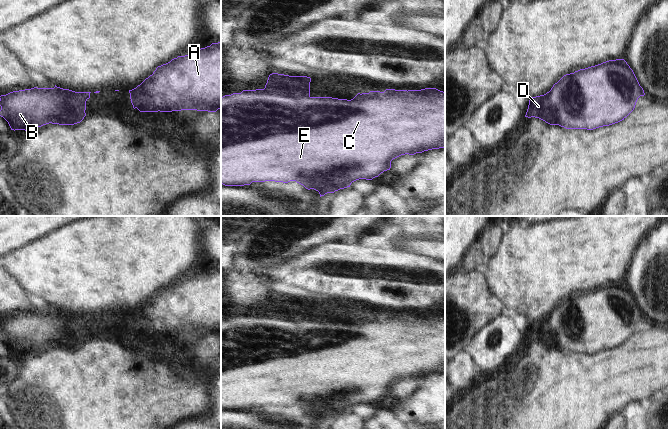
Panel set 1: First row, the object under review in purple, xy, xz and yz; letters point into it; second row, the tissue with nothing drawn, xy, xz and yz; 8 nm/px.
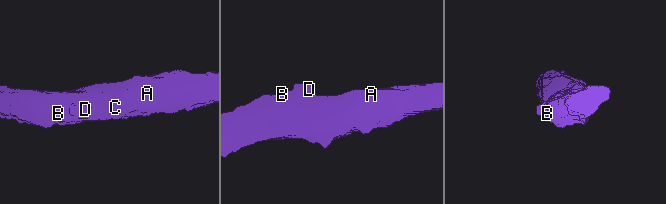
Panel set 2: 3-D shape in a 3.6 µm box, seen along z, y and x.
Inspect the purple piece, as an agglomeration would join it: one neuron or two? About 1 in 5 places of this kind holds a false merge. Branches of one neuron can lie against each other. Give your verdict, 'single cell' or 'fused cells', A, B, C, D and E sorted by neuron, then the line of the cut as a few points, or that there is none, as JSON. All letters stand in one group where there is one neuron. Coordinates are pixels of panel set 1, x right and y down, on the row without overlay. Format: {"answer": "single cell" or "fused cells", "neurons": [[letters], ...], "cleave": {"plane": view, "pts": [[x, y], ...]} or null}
{"answer": "single cell", "neurons": [["A", "B", "C", "D", "E"]], "cleave": null}

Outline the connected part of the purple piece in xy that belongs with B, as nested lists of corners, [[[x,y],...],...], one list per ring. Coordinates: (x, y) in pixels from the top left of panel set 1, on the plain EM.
[[[55,309],[54,312],[31,312],[13,315],[0,320],[0,340],[9,348],[11,354],[31,354],[52,347],[74,349],[86,340],[86,325],[91,316],[75,316]]]

